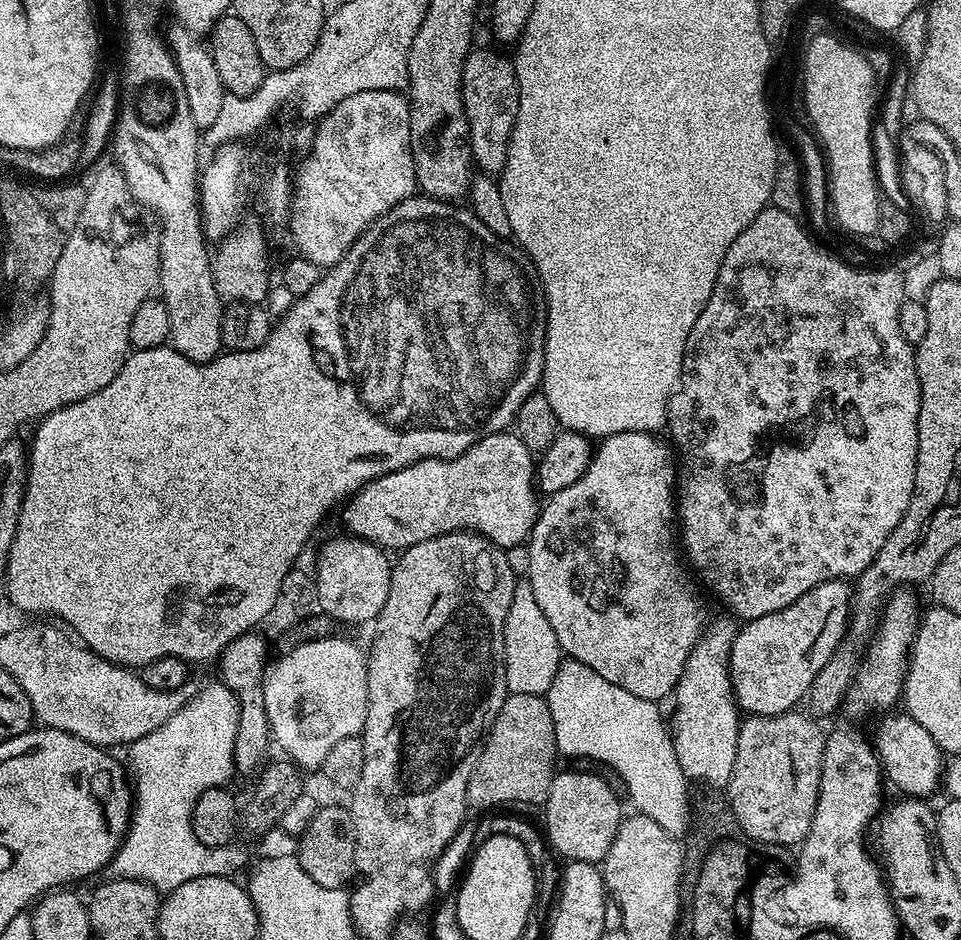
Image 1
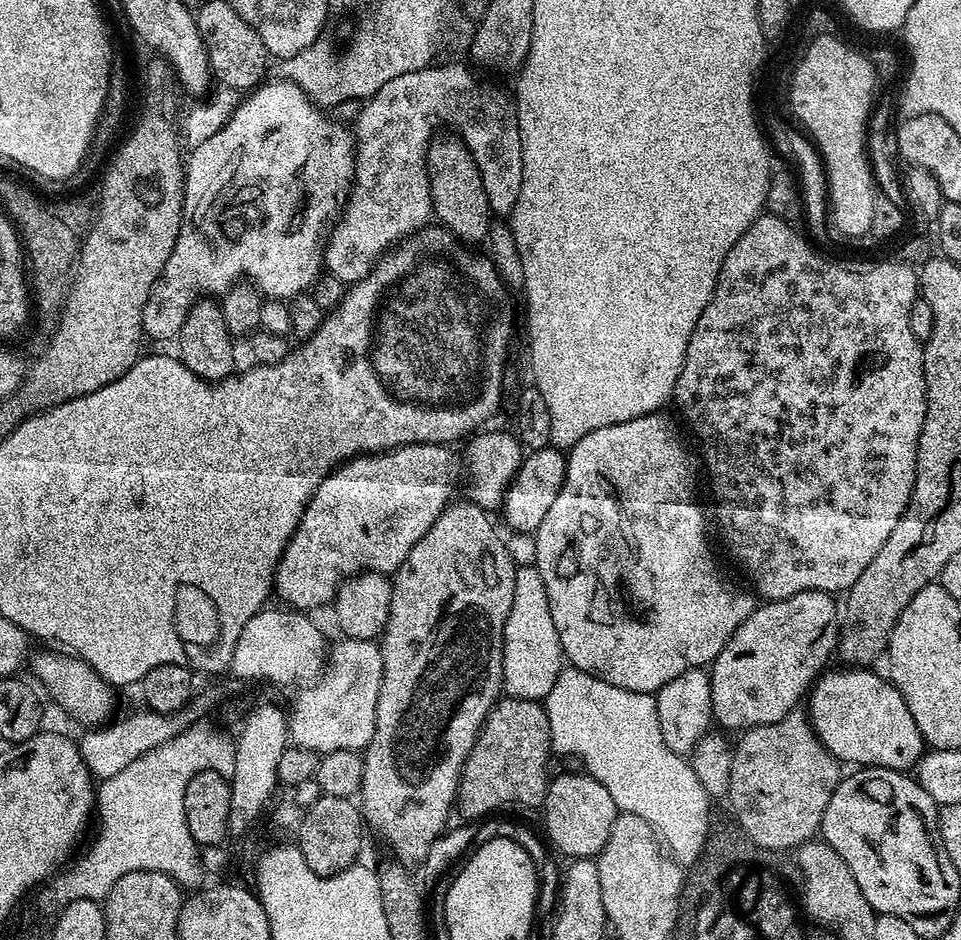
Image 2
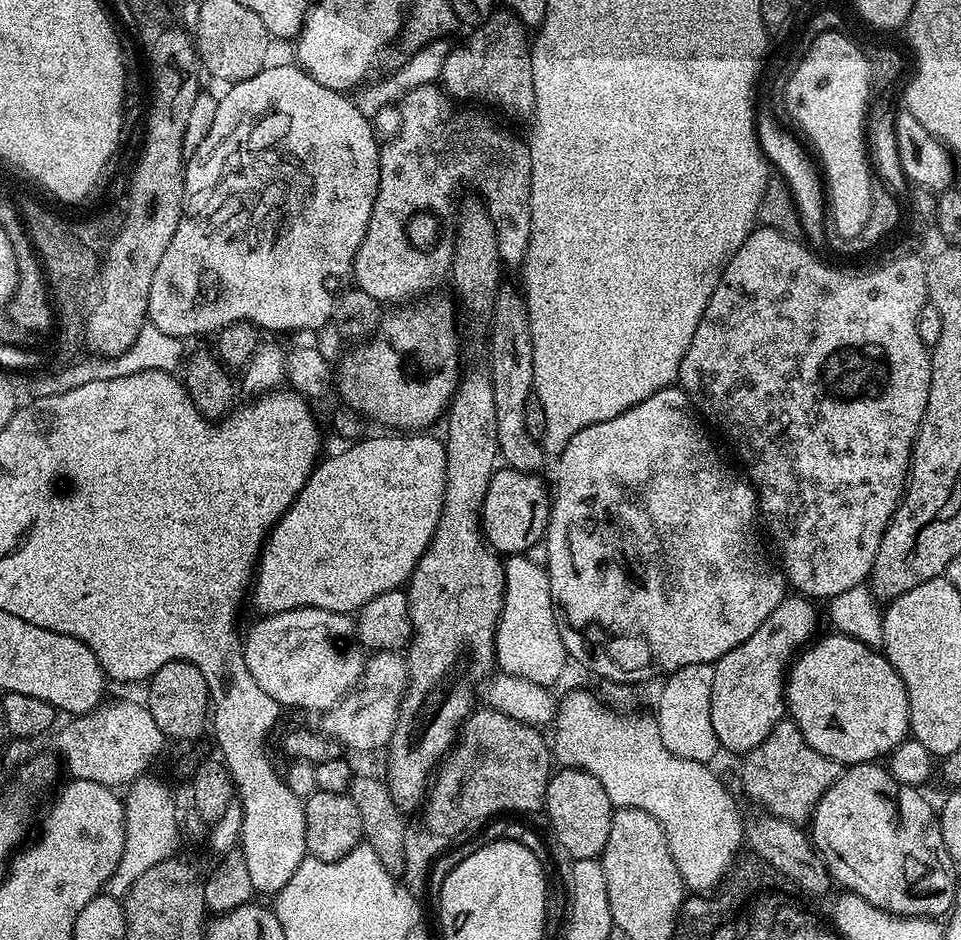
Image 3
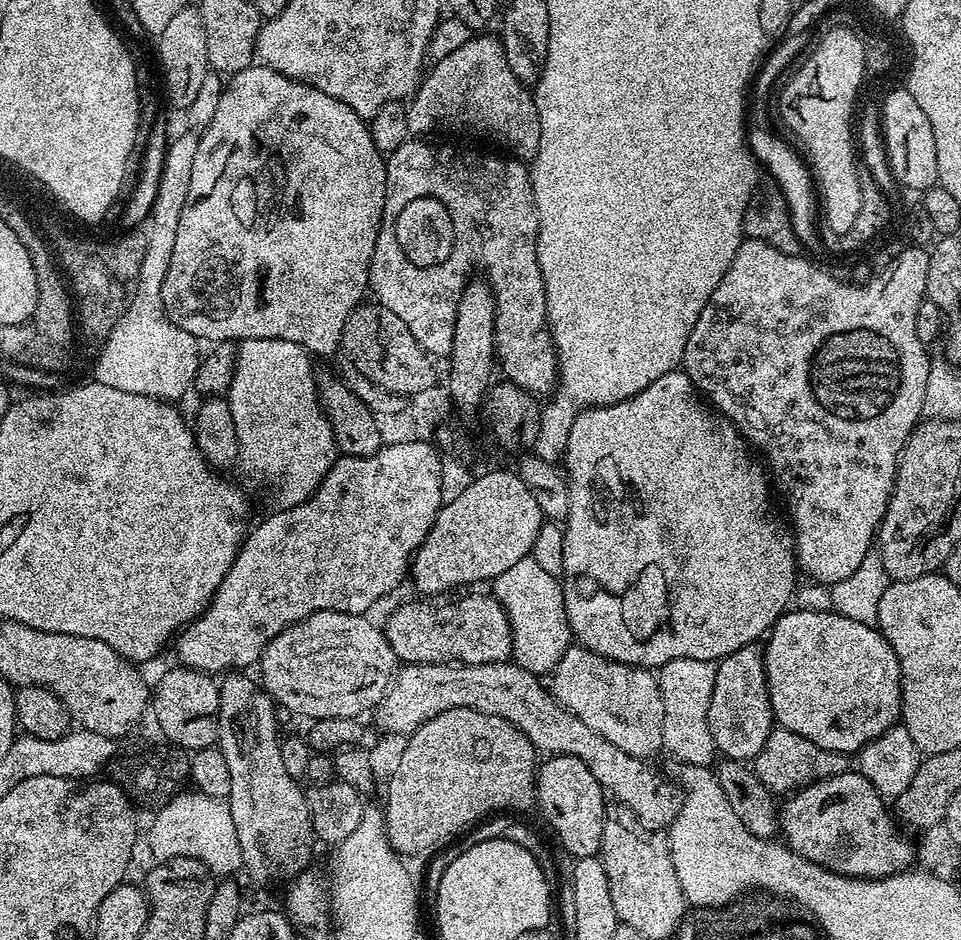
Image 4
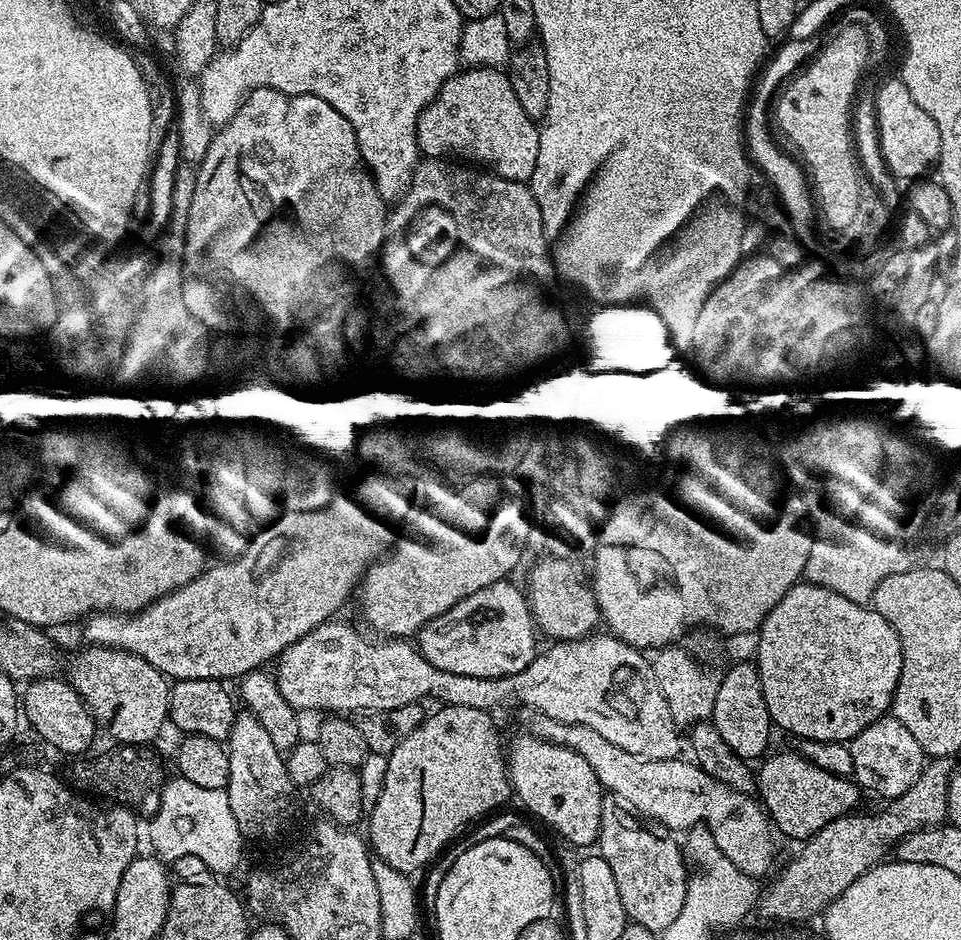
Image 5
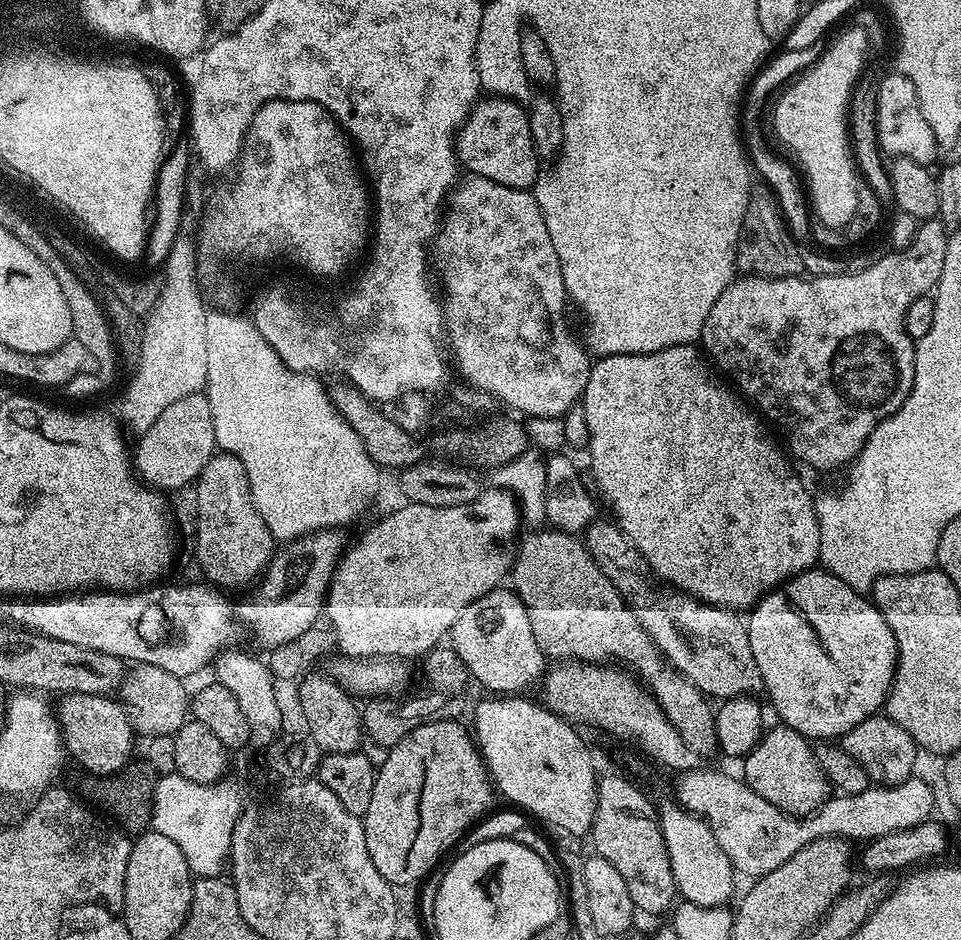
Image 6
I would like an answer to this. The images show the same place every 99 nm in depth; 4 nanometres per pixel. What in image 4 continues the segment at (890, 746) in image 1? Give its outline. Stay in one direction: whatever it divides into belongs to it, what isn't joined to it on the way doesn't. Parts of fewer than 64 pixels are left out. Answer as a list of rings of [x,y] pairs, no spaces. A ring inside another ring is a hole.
[[[800,608],[797,612],[795,610],[783,612],[767,633],[766,641],[768,640],[768,644],[765,643],[763,645],[764,669],[766,670],[766,678],[768,679],[768,693],[770,694],[770,702],[772,703],[772,714],[775,723],[779,727],[786,730],[794,730],[794,734],[802,734],[802,738],[814,742],[814,746],[818,746],[822,750],[856,754],[859,753],[860,749],[865,748],[874,738],[883,736],[886,730],[897,727],[898,721],[901,719],[900,667],[898,666],[898,658],[894,654],[890,642],[886,642],[886,638],[880,633],[879,627],[863,624],[862,622],[854,622],[854,618],[846,618],[835,610],[827,611],[815,612],[812,608]]]

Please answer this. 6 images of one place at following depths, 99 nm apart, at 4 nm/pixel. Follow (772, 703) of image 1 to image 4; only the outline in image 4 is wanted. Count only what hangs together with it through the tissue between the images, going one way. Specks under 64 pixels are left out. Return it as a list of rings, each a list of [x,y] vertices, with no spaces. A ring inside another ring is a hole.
[[[759,643],[742,646],[716,664],[708,718],[710,734],[721,757],[752,762],[762,746],[766,746],[766,738],[774,727],[774,717],[764,669],[764,649]]]

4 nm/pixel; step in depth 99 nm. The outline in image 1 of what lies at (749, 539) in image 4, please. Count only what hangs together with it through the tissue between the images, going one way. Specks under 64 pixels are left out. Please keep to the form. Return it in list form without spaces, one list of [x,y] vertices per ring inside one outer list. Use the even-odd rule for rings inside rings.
[[[623,432],[603,437],[595,445],[592,461],[588,463],[582,478],[578,478],[578,482],[562,490],[551,493],[547,497],[548,504],[546,500],[541,507],[531,537],[526,544],[526,549],[528,548],[526,578],[530,586],[534,586],[534,598],[538,598],[542,614],[546,614],[550,626],[554,626],[554,634],[558,634],[560,651],[565,657],[590,666],[590,670],[598,670],[598,674],[602,674],[606,682],[614,682],[614,686],[622,686],[622,690],[630,690],[630,694],[635,694],[638,698],[660,702],[663,701],[663,696],[671,697],[675,693],[676,683],[682,678],[682,670],[686,666],[686,658],[690,658],[694,646],[699,642],[706,627],[706,619],[704,620],[703,614],[700,613],[700,600],[696,597],[695,590],[688,585],[688,576],[684,573],[685,565],[682,563],[681,553],[674,539],[674,456],[667,443],[664,445],[662,441],[656,439],[660,438],[651,432]]]

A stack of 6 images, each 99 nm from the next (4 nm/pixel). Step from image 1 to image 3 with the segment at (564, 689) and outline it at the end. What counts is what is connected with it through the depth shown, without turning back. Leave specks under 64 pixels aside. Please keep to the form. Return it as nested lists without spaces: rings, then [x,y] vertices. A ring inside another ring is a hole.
[[[580,688],[577,692],[568,692],[564,697],[559,697],[554,721],[556,733],[550,736],[550,751],[555,763],[565,768],[583,768],[598,778],[598,782],[602,782],[602,790],[606,790],[606,798],[610,798],[616,808],[646,810],[646,814],[658,818],[668,839],[674,866],[678,866],[678,874],[684,880],[685,889],[695,893],[699,888],[707,887],[721,874],[729,857],[738,856],[740,844],[742,848],[745,843],[744,820],[736,809],[735,798],[728,793],[727,786],[711,772],[712,768],[707,763],[687,761],[666,750],[655,715],[621,714],[609,707],[597,693],[596,696]]]

